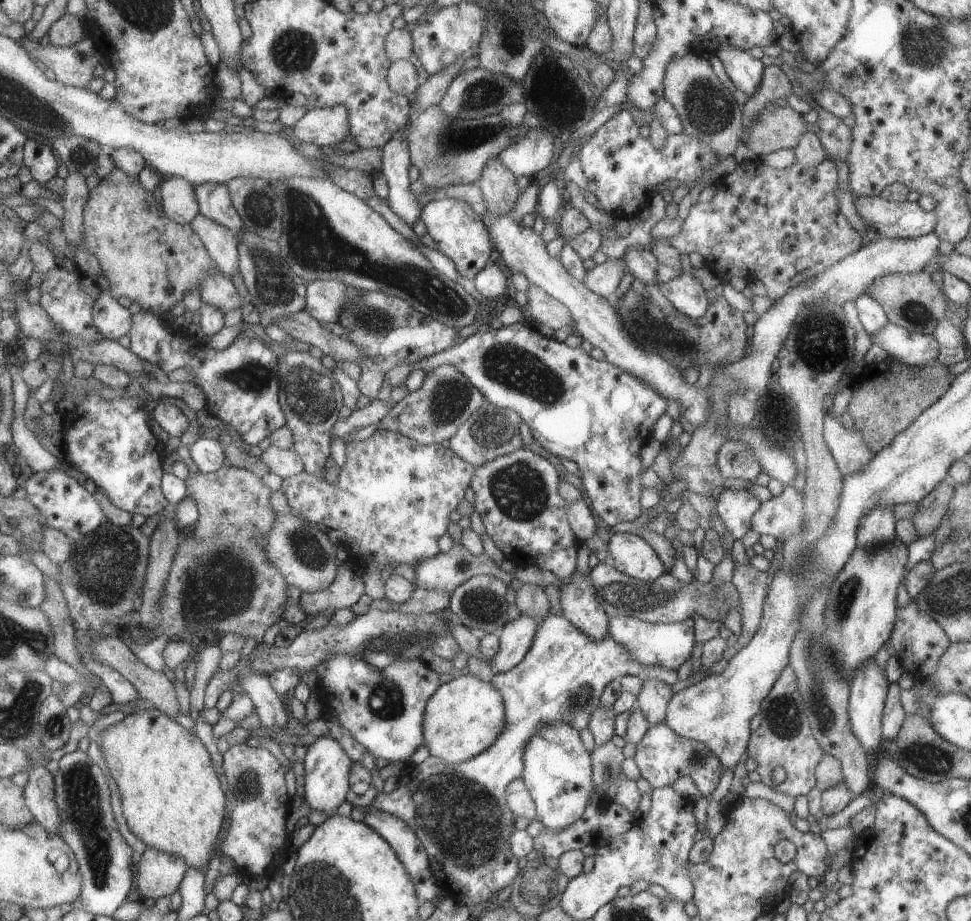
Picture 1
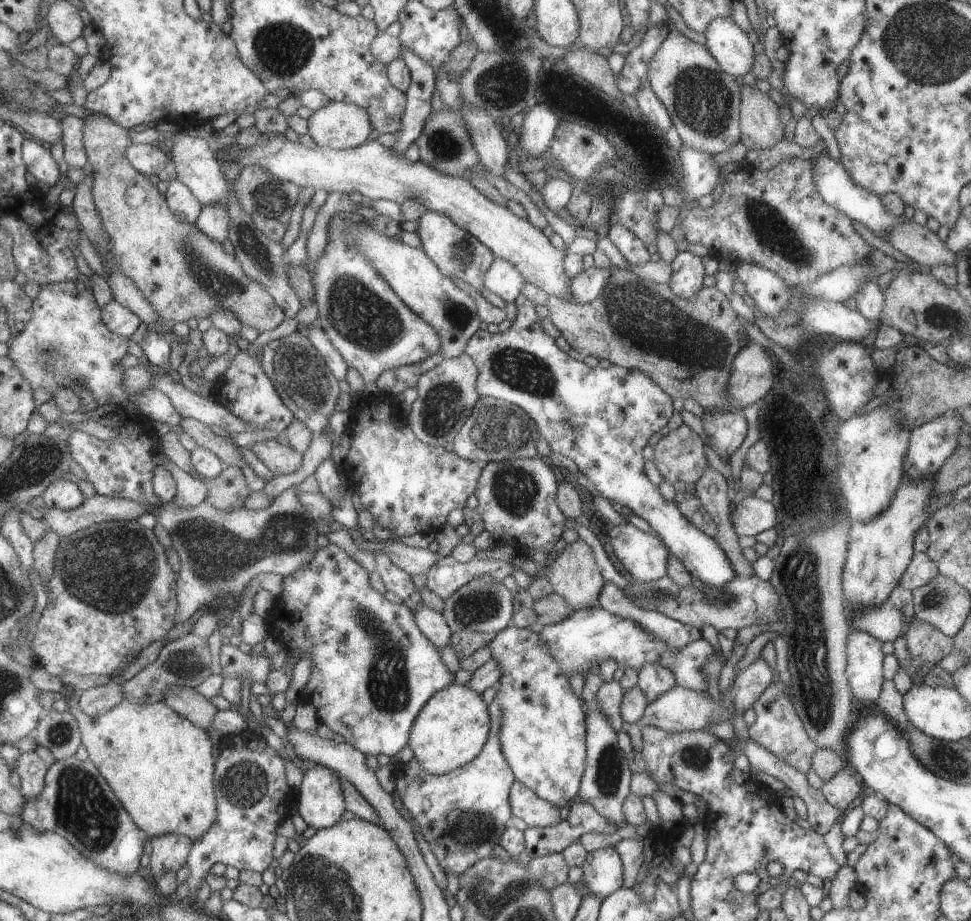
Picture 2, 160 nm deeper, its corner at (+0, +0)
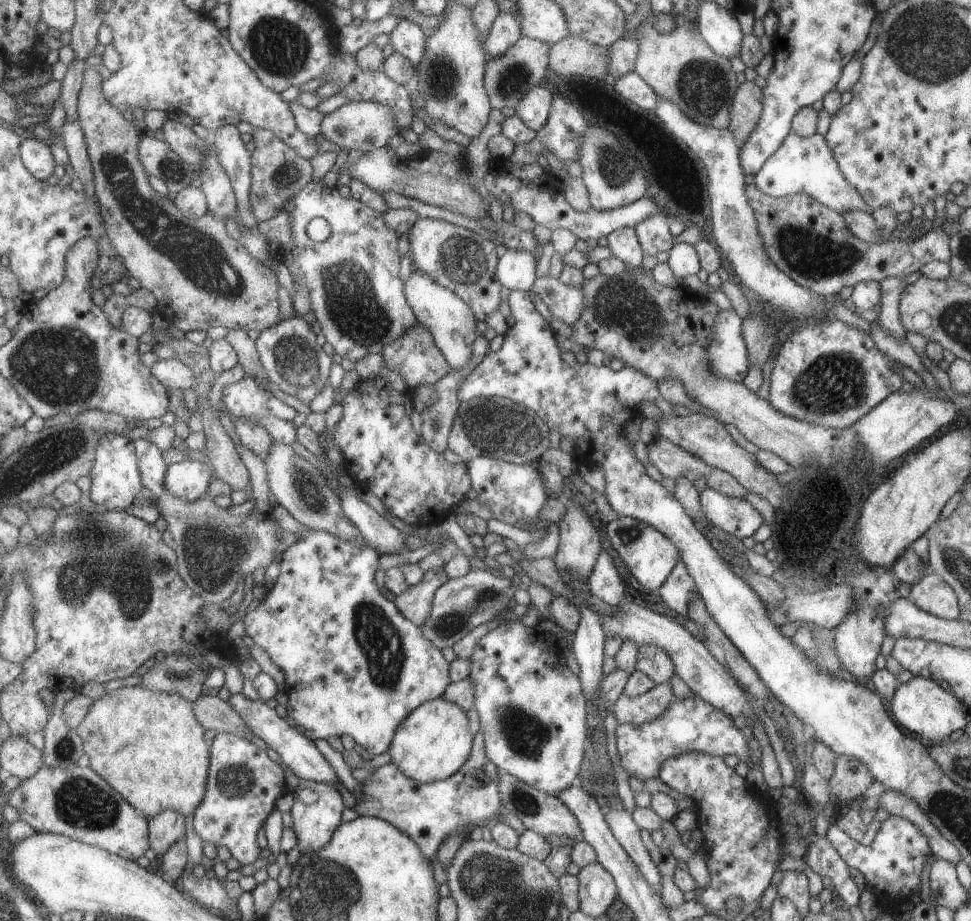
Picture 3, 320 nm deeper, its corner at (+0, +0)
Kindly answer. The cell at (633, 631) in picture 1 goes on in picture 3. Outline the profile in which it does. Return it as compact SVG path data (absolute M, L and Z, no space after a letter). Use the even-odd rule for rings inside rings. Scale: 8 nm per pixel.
M604 549L599 551L595 564L586 578L588 592L605 602L605 604L618 604L621 602L622 582L613 560Z

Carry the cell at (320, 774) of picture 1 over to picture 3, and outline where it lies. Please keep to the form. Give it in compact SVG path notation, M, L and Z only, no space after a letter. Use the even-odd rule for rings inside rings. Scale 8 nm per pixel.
M299 780L292 792L292 805L289 808L292 824L290 829L295 833L296 845L301 855L316 853L321 850L330 840L334 830L341 823L341 811L345 808L341 794L325 783L315 781ZM303 788L310 788L317 794L317 799L310 804L302 804L297 799L297 794Z

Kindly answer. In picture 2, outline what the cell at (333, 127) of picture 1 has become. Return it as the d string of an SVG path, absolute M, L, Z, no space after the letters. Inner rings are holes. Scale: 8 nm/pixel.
M330 101L309 116L308 134L319 147L350 149L367 142L373 129L367 111L353 103Z

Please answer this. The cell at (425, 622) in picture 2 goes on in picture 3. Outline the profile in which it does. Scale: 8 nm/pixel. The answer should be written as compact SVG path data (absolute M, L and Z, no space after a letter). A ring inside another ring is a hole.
M444 567L423 571L421 580L408 587L394 598L395 608L416 627L419 626L430 609L430 604L437 590L445 581L449 580Z

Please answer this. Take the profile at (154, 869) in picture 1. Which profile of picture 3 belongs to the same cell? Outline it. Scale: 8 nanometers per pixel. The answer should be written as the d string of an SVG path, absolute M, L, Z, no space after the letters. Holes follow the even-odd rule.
M171 809L156 812L148 819L148 845L155 854L163 854L177 839L185 839L182 814Z

